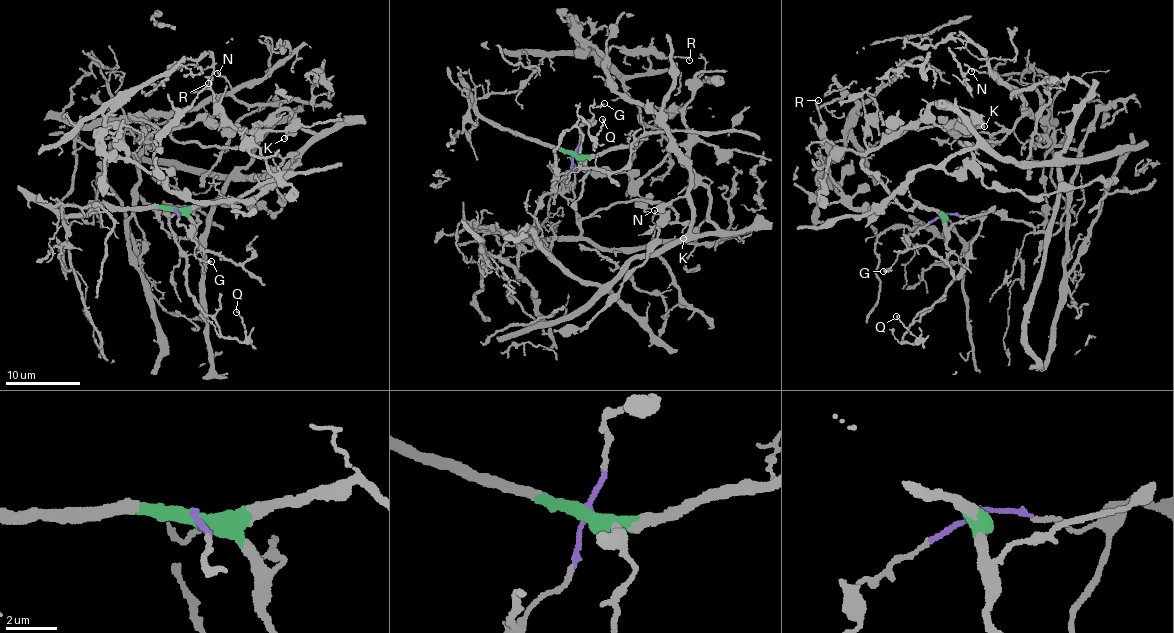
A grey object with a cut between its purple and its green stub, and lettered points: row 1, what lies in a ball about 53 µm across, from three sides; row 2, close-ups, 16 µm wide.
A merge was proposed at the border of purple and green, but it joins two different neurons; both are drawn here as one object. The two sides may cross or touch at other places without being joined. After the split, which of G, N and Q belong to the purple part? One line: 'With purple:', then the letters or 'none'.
With purple: G, Q

